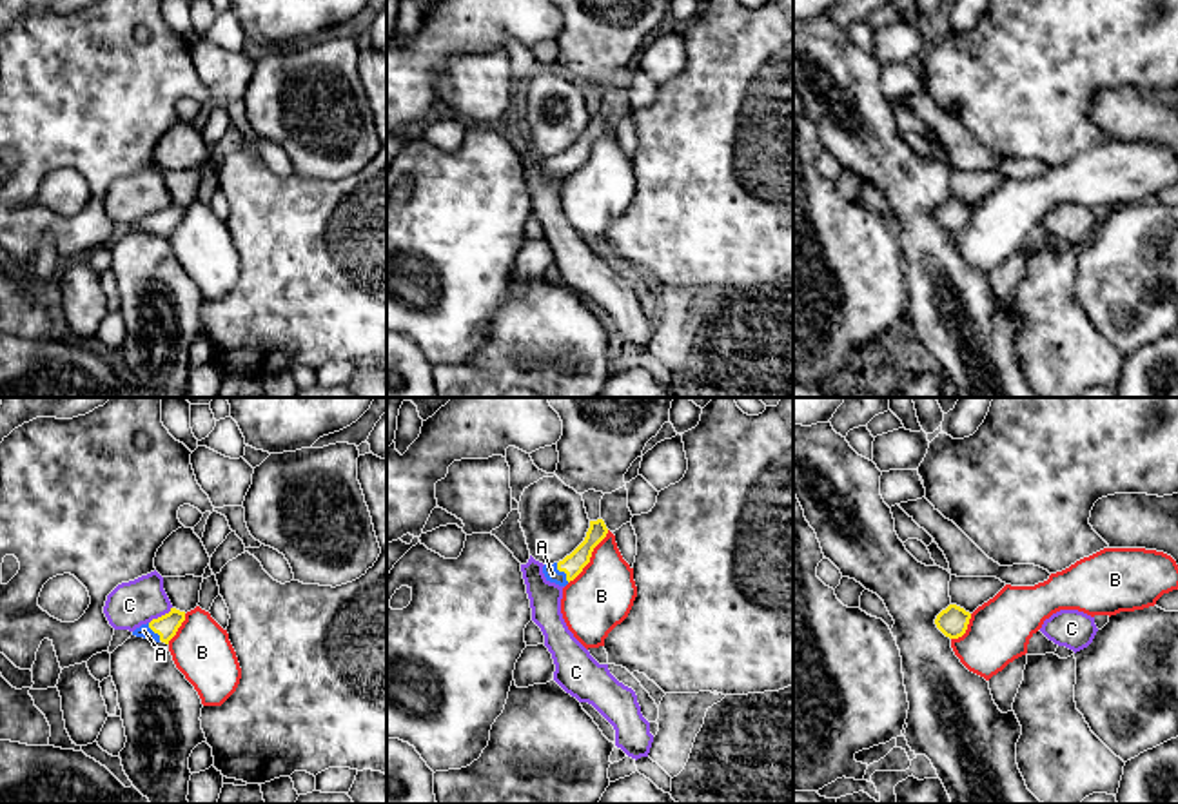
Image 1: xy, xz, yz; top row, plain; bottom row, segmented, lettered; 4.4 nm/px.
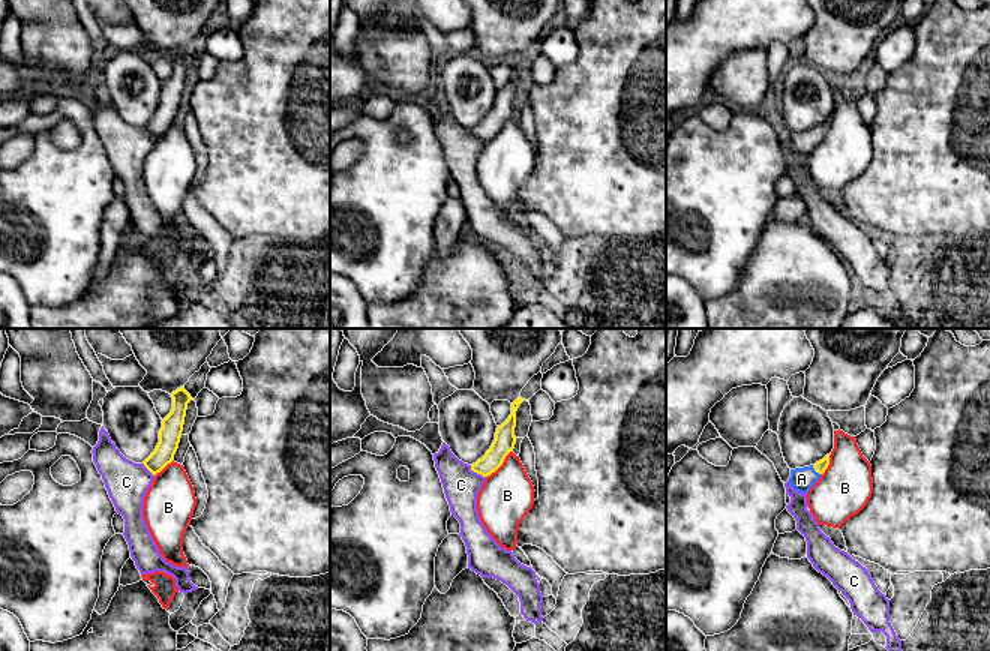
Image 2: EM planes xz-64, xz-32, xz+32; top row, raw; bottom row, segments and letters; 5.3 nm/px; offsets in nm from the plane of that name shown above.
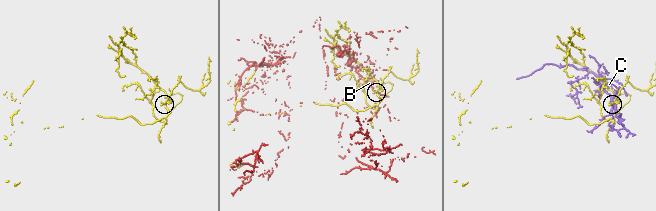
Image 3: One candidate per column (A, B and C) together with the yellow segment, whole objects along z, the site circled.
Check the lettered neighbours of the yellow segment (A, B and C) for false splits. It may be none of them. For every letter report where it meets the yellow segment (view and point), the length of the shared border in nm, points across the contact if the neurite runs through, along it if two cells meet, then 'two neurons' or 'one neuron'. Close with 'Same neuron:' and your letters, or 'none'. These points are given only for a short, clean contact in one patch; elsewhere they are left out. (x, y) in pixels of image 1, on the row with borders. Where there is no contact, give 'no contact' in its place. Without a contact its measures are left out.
A: contact xz (563, 570); length 110 nm; way xz (572, 565), (563, 570), (552, 574); one neuron
B: contact xz (590, 556); length 300 nm; border xz (608, 530), (594, 549), (590, 561), (569, 583); two neurons
C: contact xy (162, 616); length 130 nm; border xy (171, 607), (149, 623); two neurons
Same neuron: A

